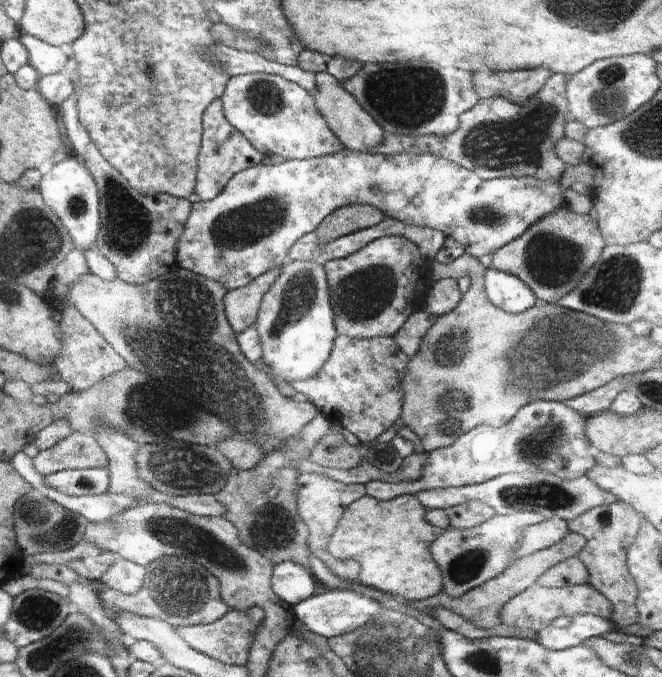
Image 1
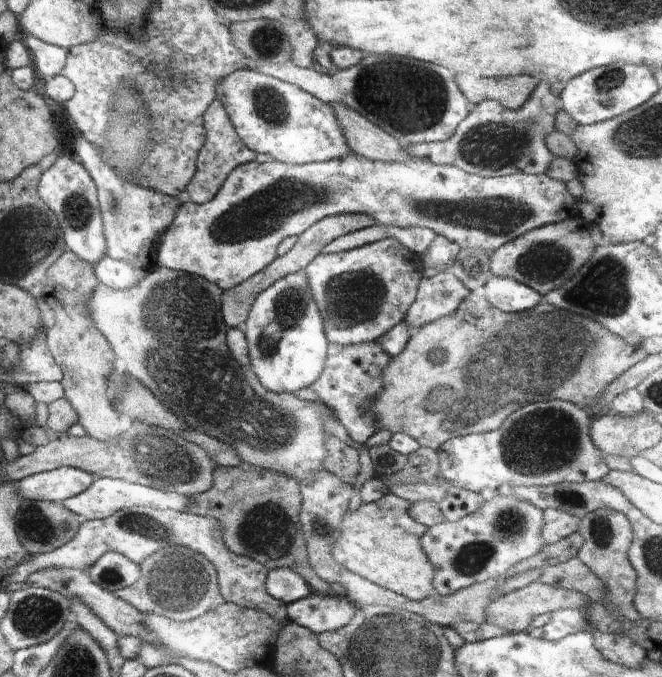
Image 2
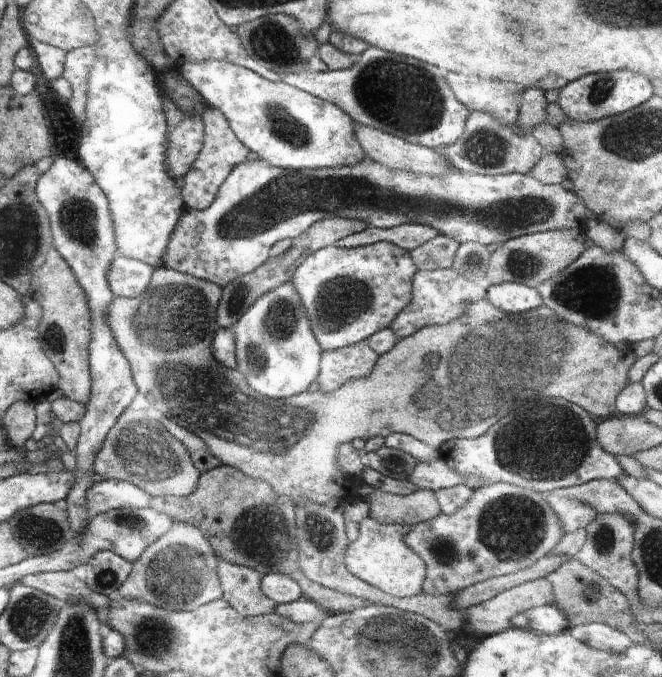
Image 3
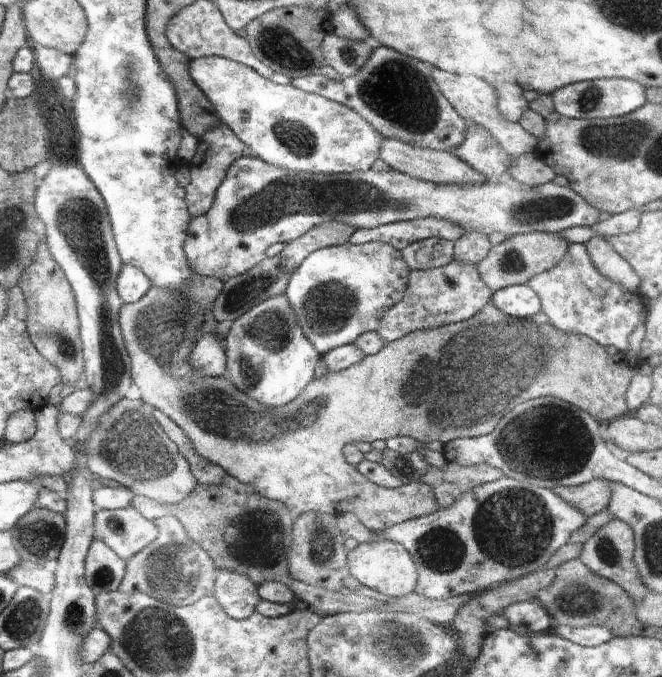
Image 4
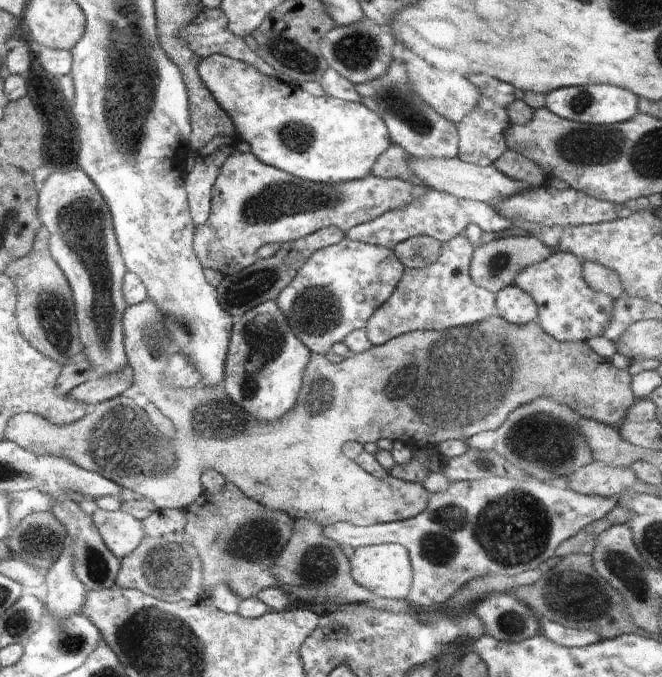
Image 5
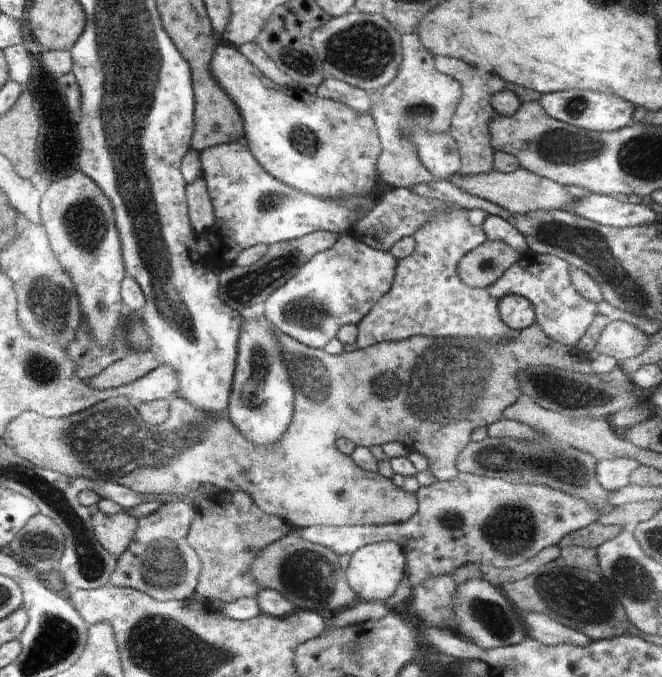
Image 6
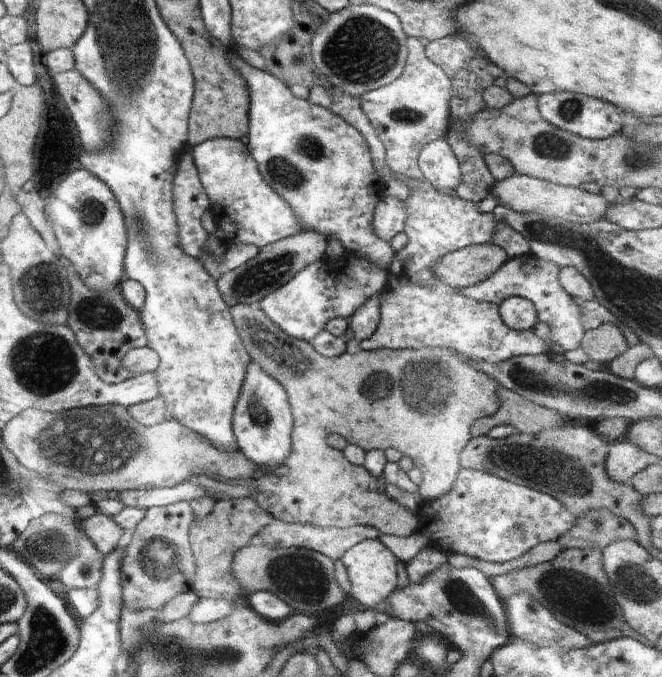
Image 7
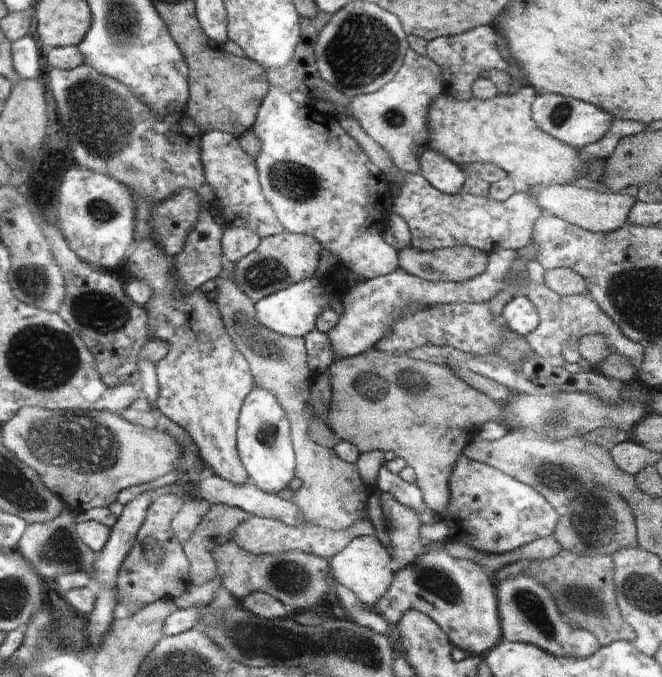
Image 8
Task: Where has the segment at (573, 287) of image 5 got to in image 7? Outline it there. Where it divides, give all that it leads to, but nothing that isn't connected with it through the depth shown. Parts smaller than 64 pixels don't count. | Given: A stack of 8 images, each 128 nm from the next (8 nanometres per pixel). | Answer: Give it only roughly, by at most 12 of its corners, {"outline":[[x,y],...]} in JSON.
{"outline":[[529,252],[461,289],[500,304],[527,298],[564,351],[581,346],[582,301],[560,286],[560,266]]}

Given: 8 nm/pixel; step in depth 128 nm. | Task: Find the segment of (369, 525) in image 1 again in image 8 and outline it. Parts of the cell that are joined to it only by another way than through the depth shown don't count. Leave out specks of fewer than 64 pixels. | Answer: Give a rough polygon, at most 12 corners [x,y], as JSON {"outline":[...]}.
{"outline":[[354,537],[329,564],[371,608],[394,578],[378,537]]}

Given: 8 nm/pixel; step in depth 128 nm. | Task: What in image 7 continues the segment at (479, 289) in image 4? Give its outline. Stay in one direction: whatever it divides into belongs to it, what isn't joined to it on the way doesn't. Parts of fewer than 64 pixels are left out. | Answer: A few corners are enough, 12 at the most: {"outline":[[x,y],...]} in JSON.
{"outline":[[412,188],[406,246],[362,351],[440,347],[490,364],[547,352],[434,264],[492,243],[477,203]]}

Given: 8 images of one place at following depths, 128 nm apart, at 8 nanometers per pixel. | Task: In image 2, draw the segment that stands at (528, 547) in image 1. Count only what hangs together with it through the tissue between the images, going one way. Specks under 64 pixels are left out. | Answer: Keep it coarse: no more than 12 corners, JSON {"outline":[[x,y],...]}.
{"outline":[[563,509],[543,511],[543,542],[577,533],[580,517]]}

